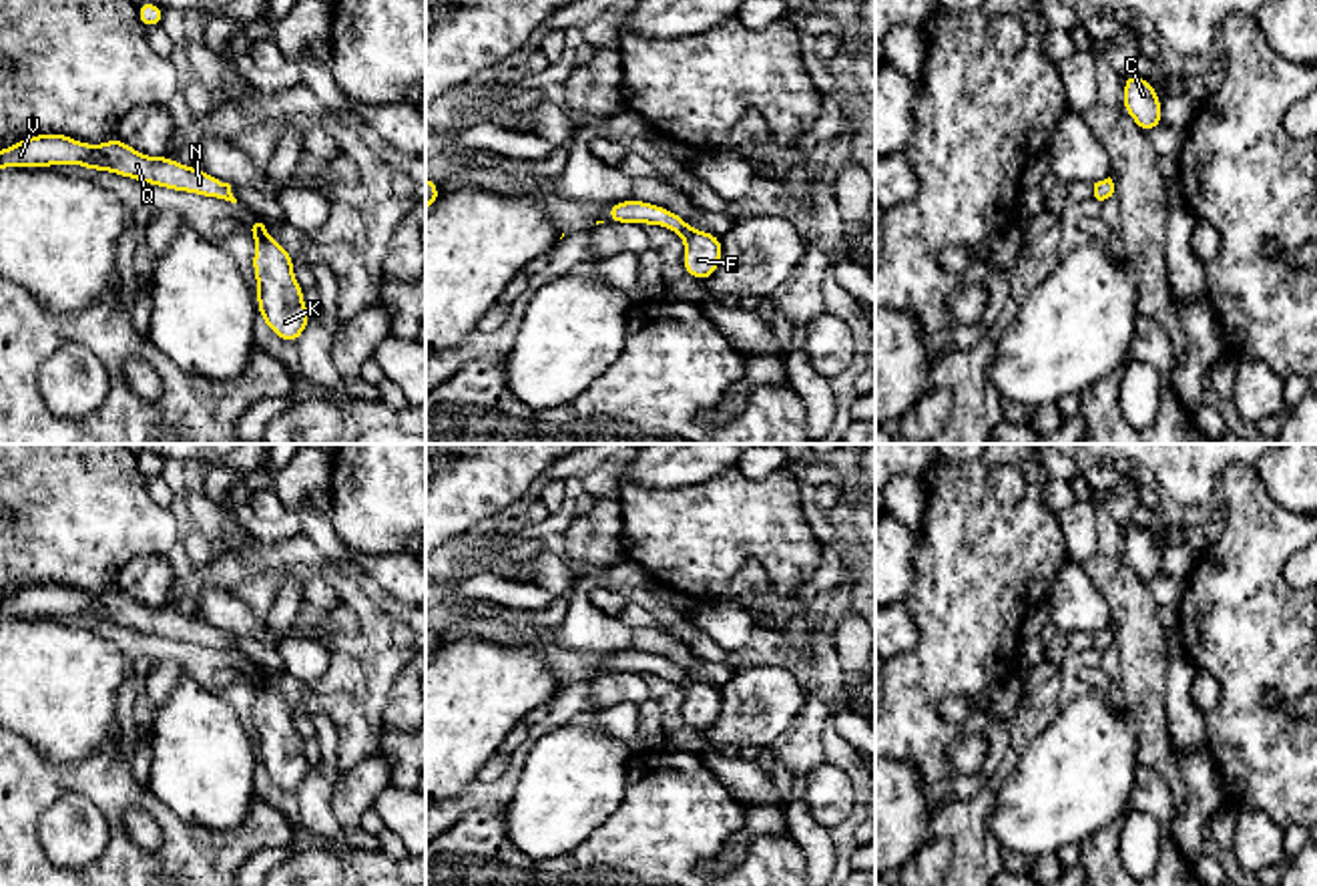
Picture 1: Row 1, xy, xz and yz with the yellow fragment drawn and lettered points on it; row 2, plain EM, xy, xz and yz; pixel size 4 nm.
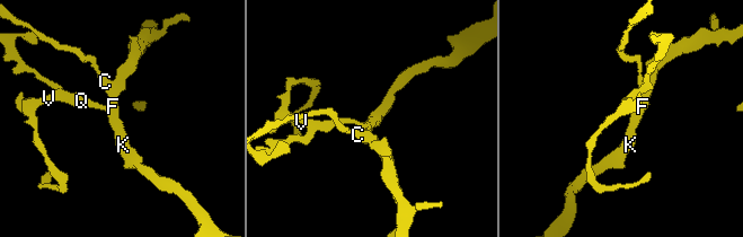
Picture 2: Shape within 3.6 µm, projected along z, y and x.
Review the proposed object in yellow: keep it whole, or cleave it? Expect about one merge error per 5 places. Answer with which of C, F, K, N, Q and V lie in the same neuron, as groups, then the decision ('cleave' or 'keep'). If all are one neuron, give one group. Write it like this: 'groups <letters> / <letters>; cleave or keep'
groups C F K N Q V; keep

